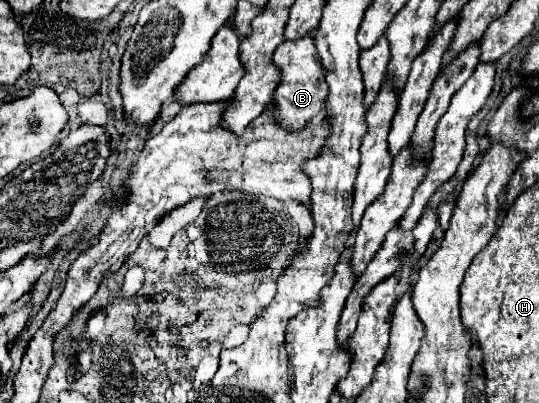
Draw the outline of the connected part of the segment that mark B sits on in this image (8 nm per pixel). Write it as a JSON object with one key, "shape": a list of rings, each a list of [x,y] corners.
{"shape":[[[314,31],[306,33],[304,37],[298,37],[296,41],[284,41],[278,45],[274,53],[274,63],[278,65],[282,73],[282,81],[278,89],[274,91],[276,99],[276,121],[284,125],[284,129],[302,129],[310,119],[324,117],[324,105],[328,97],[328,83],[324,79],[324,69],[320,65],[316,43],[314,43]]]}

